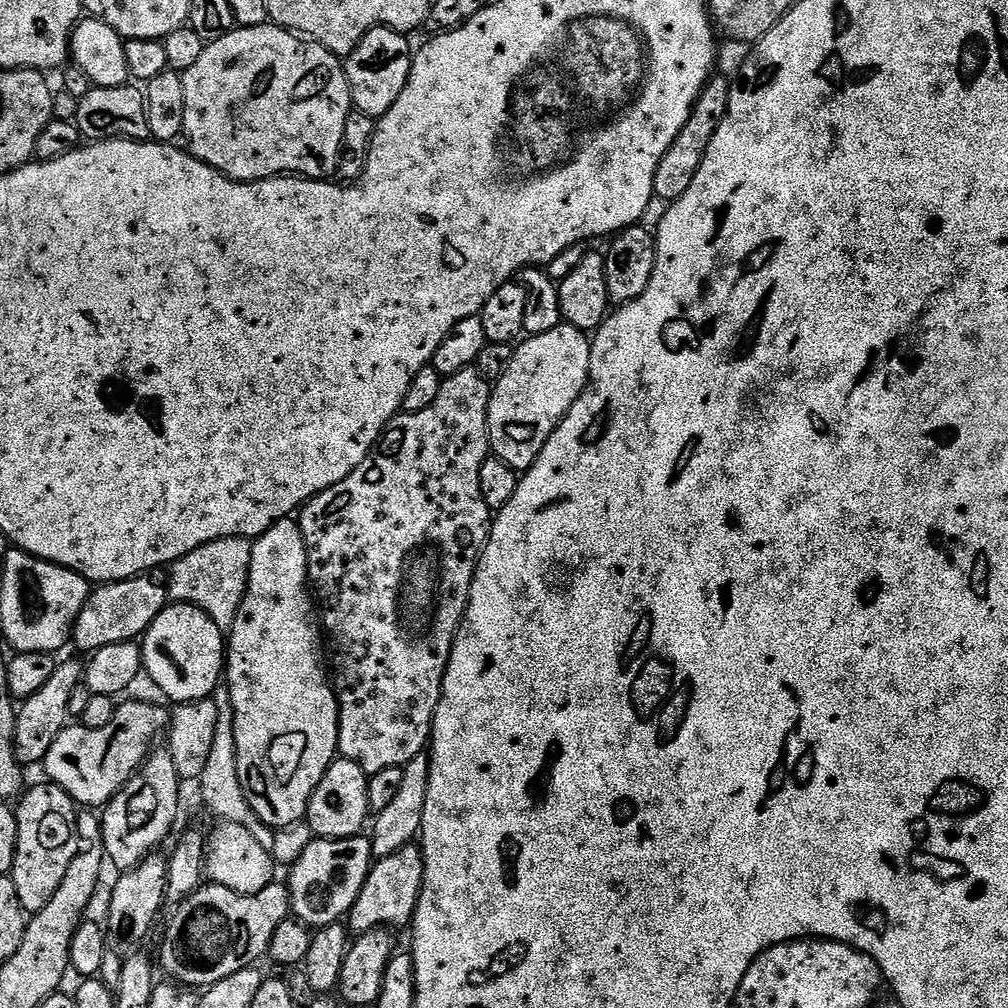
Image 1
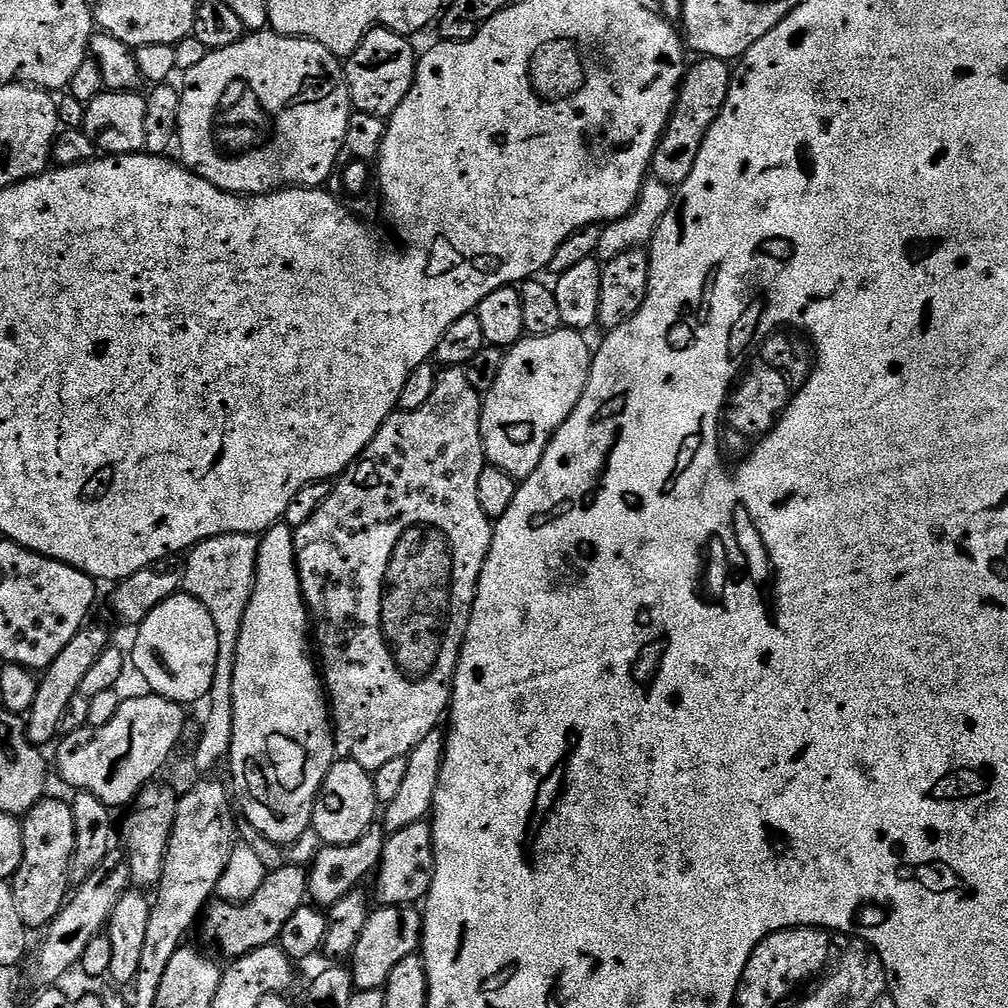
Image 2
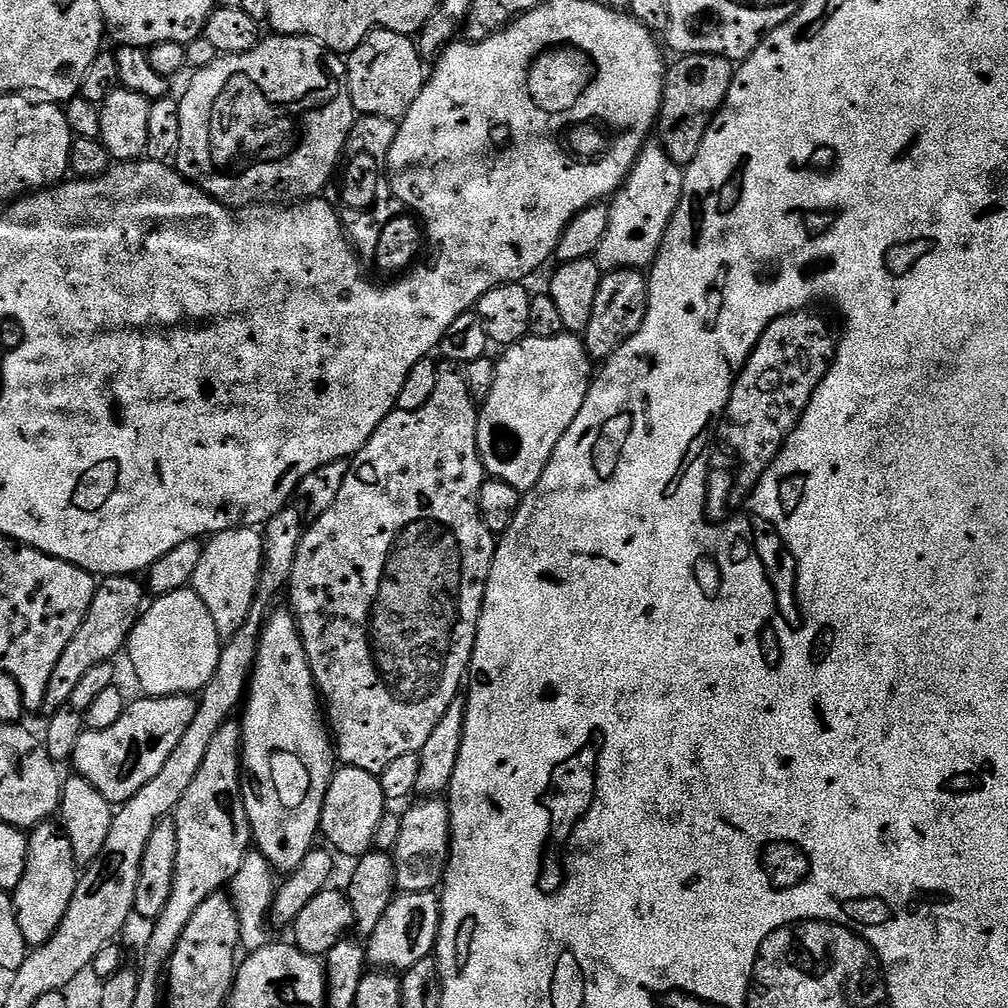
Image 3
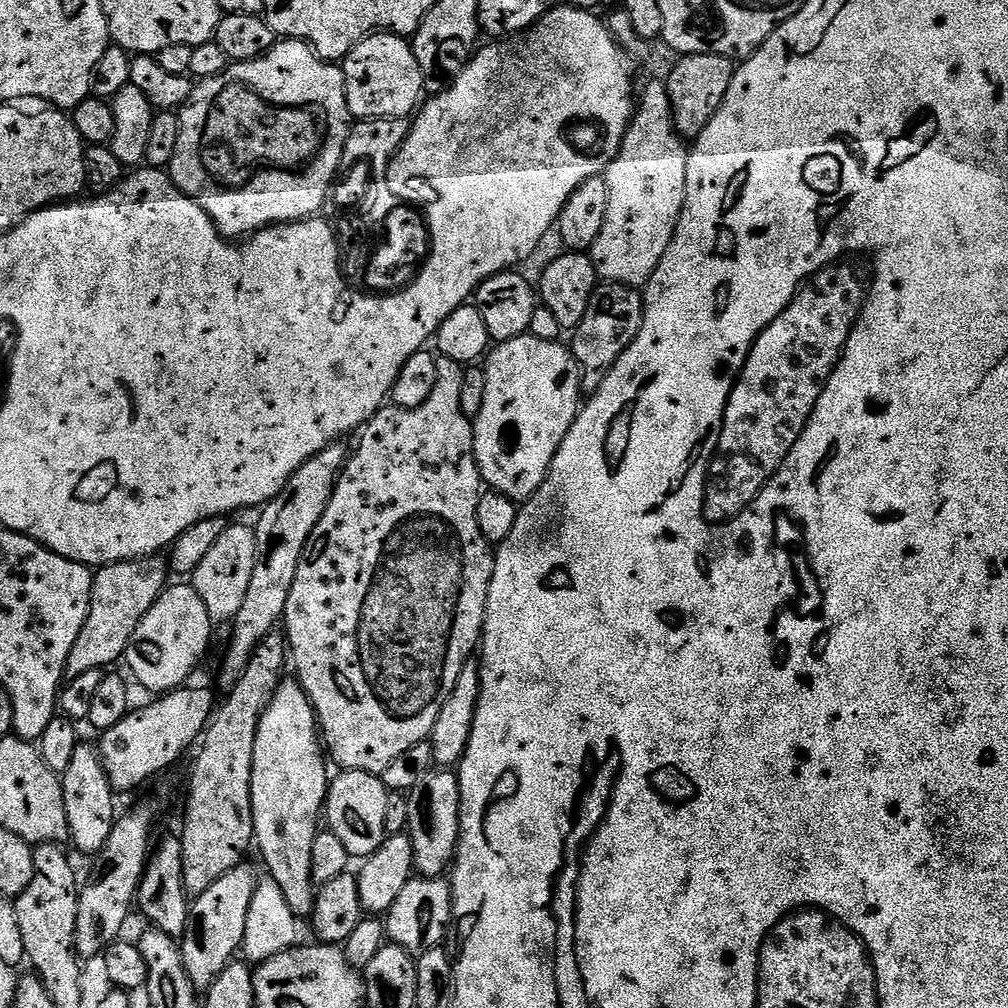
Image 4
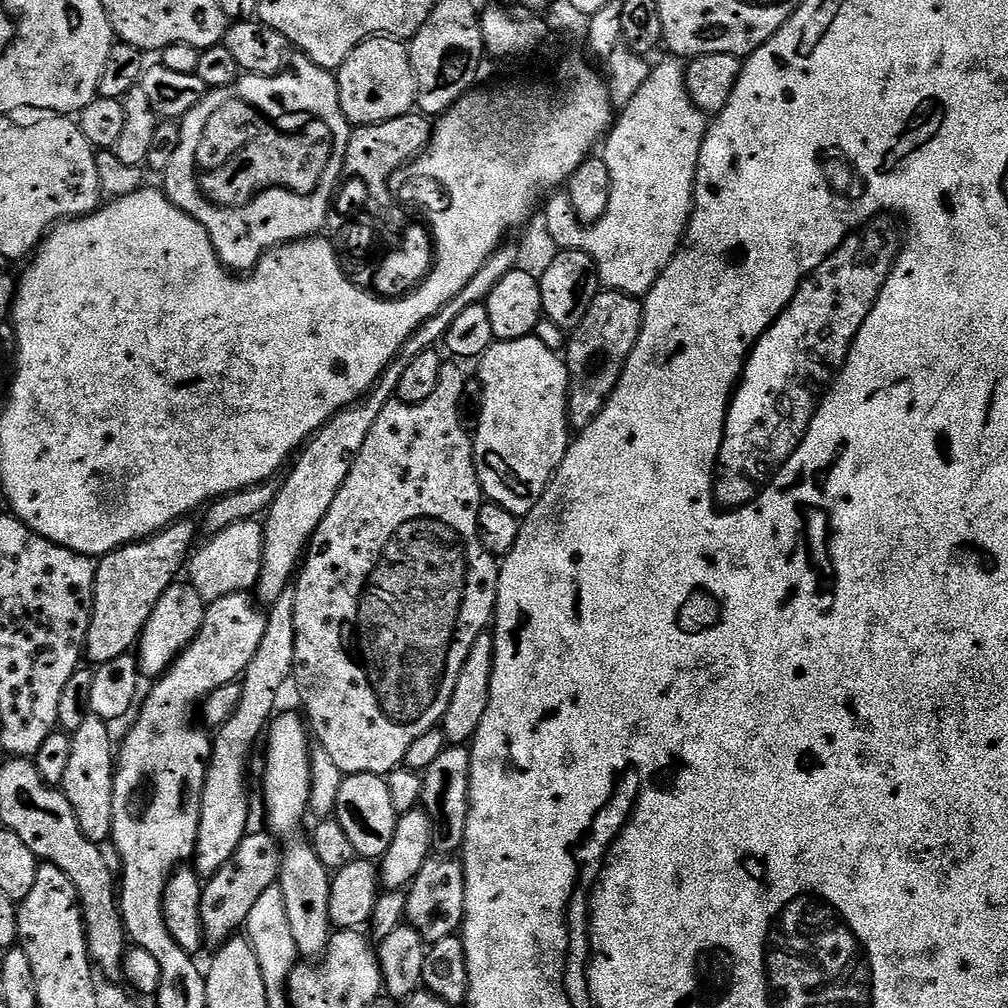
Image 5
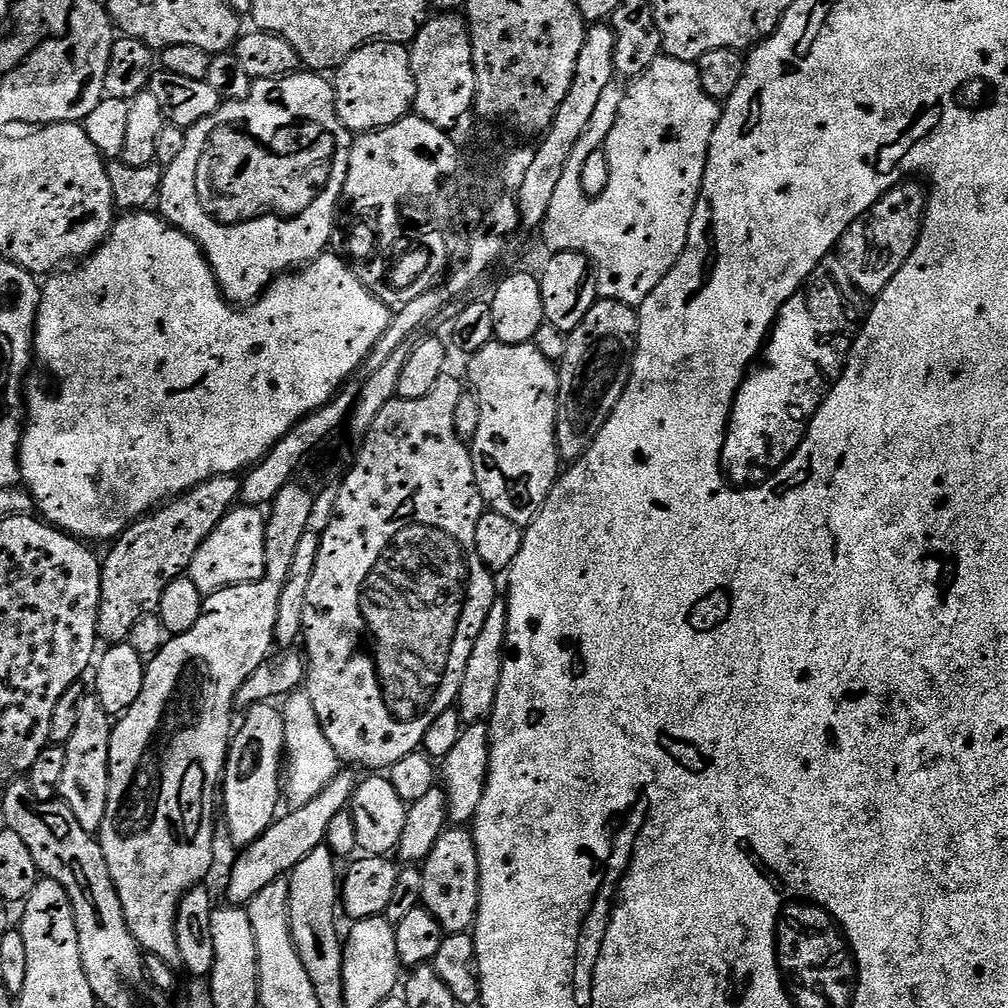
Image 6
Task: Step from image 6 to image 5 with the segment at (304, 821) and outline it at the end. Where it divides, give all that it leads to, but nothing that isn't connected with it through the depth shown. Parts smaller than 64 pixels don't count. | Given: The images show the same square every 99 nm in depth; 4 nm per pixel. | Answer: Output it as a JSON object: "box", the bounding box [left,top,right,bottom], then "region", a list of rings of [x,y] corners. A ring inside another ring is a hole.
{"box":[200,830,282,949],"region":[[[252,830],[245,836],[238,850],[234,850],[230,862],[226,862],[226,866],[222,866],[222,870],[218,870],[204,884],[200,913],[204,943],[209,949],[221,948],[239,933],[236,932],[239,928],[241,931],[247,925],[254,902],[258,902],[258,897],[279,881],[281,859],[282,848],[277,837],[264,830]]]}

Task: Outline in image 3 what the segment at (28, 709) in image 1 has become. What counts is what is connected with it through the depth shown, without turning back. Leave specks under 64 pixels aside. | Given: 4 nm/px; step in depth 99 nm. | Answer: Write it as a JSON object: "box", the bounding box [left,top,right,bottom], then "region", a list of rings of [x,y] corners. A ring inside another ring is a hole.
{"box":[43,576,146,714],"region":[[[105,576],[97,583],[94,602],[90,602],[90,610],[82,626],[78,626],[78,634],[70,638],[66,650],[62,650],[62,658],[58,658],[58,666],[54,666],[54,674],[50,674],[50,686],[46,686],[43,706],[45,713],[51,714],[59,708],[69,707],[70,694],[74,694],[82,677],[92,667],[115,661],[114,658],[119,652],[121,655],[146,604],[145,585],[141,581],[140,585],[138,581],[136,576]]]}

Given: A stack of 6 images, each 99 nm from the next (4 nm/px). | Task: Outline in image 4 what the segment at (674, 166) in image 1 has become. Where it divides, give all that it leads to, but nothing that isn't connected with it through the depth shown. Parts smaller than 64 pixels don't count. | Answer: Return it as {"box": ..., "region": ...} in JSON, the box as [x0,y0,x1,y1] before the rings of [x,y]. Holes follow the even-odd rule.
{"box":[666,54,736,142],"region":[[[718,54],[680,56],[677,61],[672,73],[666,77],[672,122],[679,137],[688,142],[695,142],[702,130],[710,126],[710,118],[714,118],[714,114],[718,114],[724,104],[726,90],[730,90],[730,82],[734,78],[736,68],[733,61]]]}

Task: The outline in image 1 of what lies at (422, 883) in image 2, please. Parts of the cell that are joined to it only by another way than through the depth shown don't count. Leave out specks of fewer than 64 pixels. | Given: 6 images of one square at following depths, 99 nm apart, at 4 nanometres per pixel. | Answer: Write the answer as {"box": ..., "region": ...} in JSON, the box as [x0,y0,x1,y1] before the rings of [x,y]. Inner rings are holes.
{"box":[346,843,424,933],"region":[[[415,843],[408,844],[398,854],[376,860],[368,872],[360,896],[346,917],[346,924],[353,933],[369,932],[375,928],[407,929],[418,906],[424,881],[424,854]]]}

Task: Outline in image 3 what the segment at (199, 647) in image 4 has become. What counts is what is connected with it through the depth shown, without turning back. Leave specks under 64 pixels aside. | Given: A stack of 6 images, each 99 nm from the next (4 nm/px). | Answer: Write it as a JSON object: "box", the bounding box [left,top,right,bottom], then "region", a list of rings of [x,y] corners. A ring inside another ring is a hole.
{"box":[126,587,222,697],"region":[[[191,587],[179,588],[165,596],[156,596],[143,609],[142,615],[132,628],[126,645],[126,656],[132,663],[132,672],[140,683],[145,697],[153,696],[183,696],[199,694],[214,678],[214,670],[218,668],[218,658],[222,647],[222,637],[218,634],[218,626],[214,626],[214,618],[210,618],[210,610],[206,610],[206,602],[198,598]]]}

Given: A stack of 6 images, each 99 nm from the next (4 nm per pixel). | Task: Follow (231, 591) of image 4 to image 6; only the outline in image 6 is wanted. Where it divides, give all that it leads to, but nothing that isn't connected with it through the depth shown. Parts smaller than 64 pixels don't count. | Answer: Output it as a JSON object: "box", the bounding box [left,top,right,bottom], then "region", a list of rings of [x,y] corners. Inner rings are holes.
{"box":[186,506,266,597],"region":[[[247,506],[233,507],[214,526],[214,530],[198,546],[198,554],[190,562],[186,576],[187,579],[198,586],[201,597],[214,594],[223,588],[233,588],[239,584],[258,582],[266,570],[266,516],[259,508]]]}

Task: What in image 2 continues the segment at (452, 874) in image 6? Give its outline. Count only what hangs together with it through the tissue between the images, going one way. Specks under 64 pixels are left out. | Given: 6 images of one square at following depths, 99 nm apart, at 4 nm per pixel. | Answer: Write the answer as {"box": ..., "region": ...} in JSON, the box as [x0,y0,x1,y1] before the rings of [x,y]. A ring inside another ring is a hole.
{"box":[350,906,424,991],"region":[[[383,906],[369,911],[368,921],[362,930],[362,938],[358,938],[358,946],[354,946],[354,954],[350,957],[350,971],[353,985],[359,991],[381,990],[390,978],[390,970],[402,962],[402,958],[417,955],[424,935],[424,921],[415,907],[386,908]]]}

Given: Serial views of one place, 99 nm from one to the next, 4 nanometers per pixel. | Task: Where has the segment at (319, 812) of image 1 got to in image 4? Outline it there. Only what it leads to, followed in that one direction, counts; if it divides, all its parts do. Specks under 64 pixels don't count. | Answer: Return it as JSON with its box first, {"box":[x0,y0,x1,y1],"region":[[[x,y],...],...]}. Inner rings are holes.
{"box":[323,771,388,858],"region":[[[341,771],[331,777],[328,786],[328,799],[324,802],[323,815],[327,827],[346,846],[349,857],[363,858],[374,854],[382,846],[386,835],[386,814],[388,813],[388,787],[380,776],[369,772]]]}

